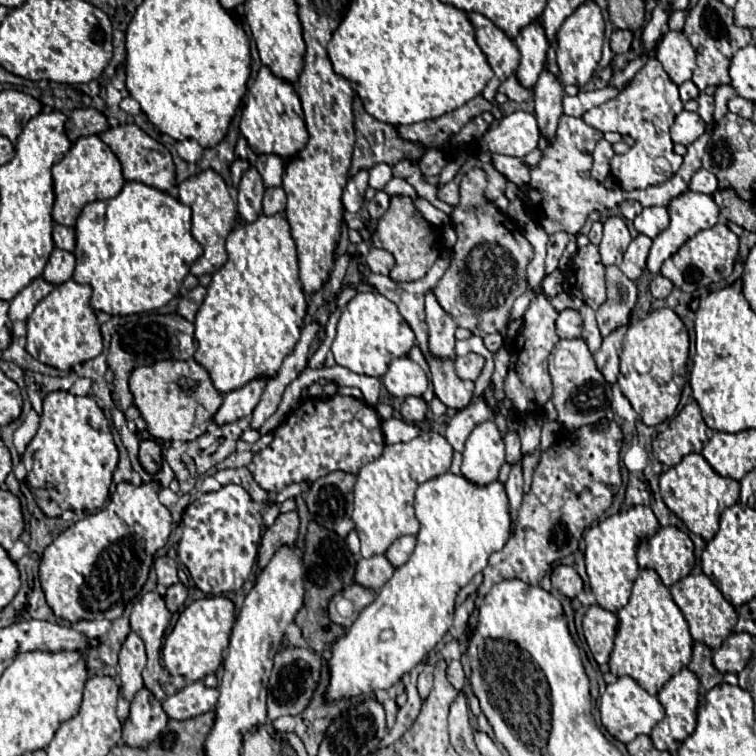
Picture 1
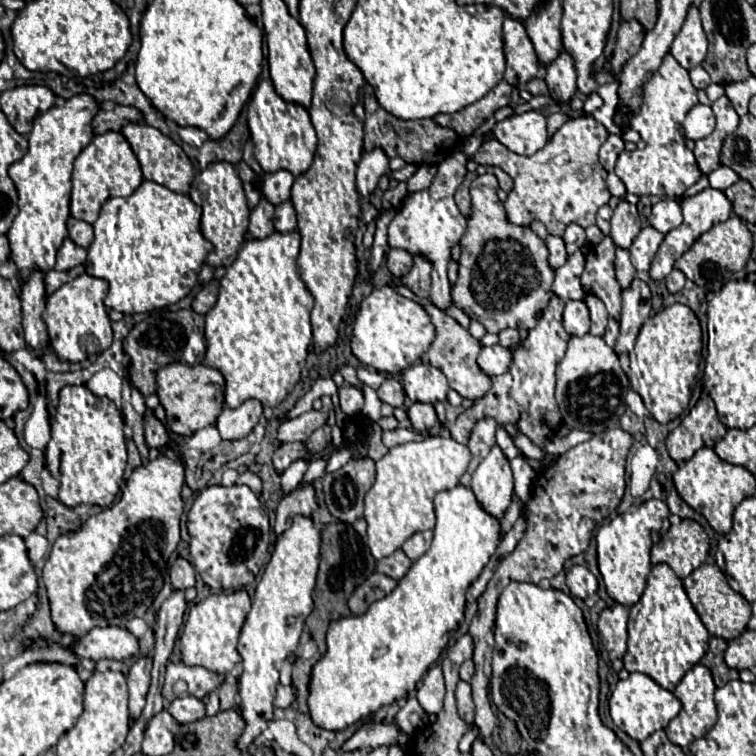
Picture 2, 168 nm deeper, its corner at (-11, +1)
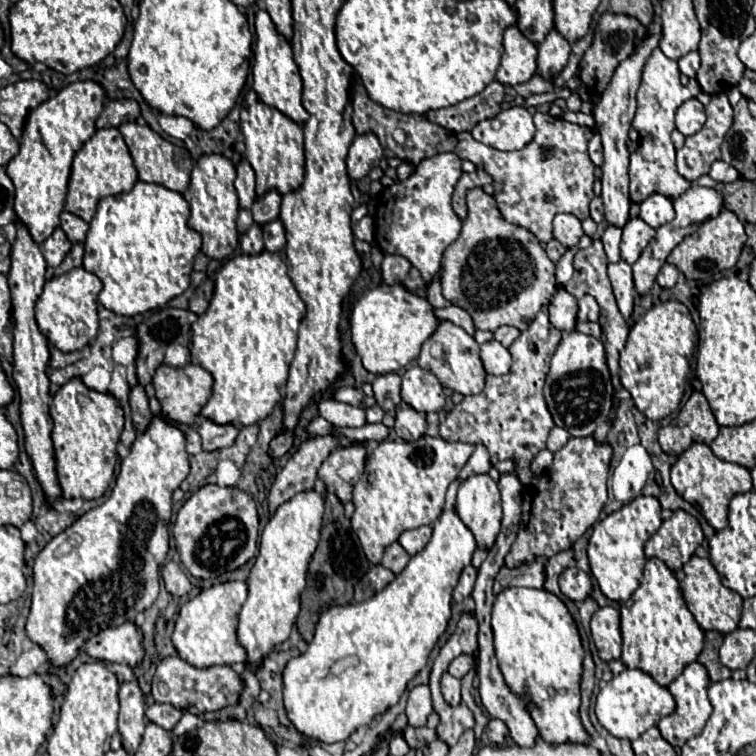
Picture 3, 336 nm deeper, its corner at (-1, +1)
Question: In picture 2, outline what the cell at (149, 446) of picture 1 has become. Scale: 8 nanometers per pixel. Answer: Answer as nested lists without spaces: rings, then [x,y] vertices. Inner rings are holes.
[[[146,410],[144,426],[146,426],[146,444],[150,450],[162,450],[170,442],[170,436],[164,424],[150,410]]]

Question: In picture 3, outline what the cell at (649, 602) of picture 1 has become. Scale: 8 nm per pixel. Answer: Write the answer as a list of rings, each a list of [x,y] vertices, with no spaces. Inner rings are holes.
[[[650,558],[638,590],[620,608],[622,614],[622,662],[650,674],[660,686],[668,686],[694,662],[704,646],[704,630],[688,610],[674,572],[658,558]]]

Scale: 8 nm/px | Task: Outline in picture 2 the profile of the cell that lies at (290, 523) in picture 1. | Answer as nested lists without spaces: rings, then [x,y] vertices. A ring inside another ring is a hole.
[[[300,486],[296,492],[284,496],[280,500],[280,506],[276,510],[276,524],[274,524],[274,532],[280,536],[284,534],[284,530],[288,530],[288,526],[292,526],[292,518],[296,514],[304,514],[306,518],[312,516],[312,512],[316,510],[316,496],[314,496],[314,488],[312,486]]]

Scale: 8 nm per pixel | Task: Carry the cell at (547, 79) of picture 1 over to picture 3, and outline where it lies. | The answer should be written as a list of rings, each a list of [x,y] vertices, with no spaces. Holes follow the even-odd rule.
[[[556,28],[548,32],[544,42],[538,44],[538,70],[540,76],[546,80],[552,80],[562,72],[570,56],[570,44],[562,34],[558,34]]]

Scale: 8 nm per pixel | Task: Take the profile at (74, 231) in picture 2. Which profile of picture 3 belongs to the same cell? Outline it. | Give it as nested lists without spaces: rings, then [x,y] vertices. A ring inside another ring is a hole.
[[[62,212],[60,214],[60,226],[62,226],[62,230],[66,232],[66,236],[72,244],[84,242],[86,232],[88,232],[88,224],[80,216],[70,214],[70,212]]]

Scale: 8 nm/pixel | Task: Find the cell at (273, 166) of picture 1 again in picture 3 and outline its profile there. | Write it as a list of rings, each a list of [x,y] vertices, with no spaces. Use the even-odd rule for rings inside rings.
[[[270,190],[262,200],[256,200],[252,206],[252,218],[254,222],[262,222],[262,226],[278,218],[278,212],[280,212],[280,194],[276,190]]]

